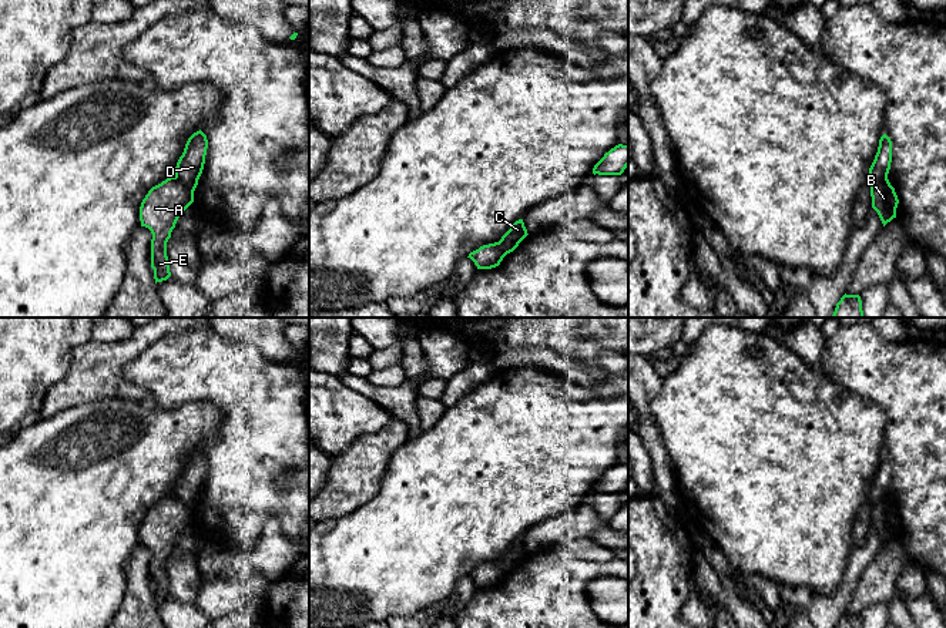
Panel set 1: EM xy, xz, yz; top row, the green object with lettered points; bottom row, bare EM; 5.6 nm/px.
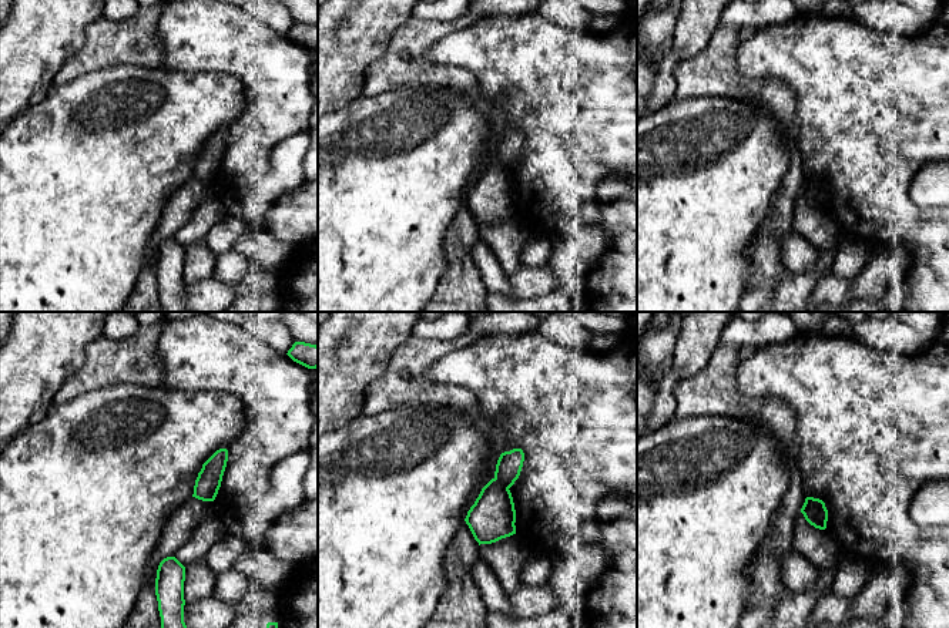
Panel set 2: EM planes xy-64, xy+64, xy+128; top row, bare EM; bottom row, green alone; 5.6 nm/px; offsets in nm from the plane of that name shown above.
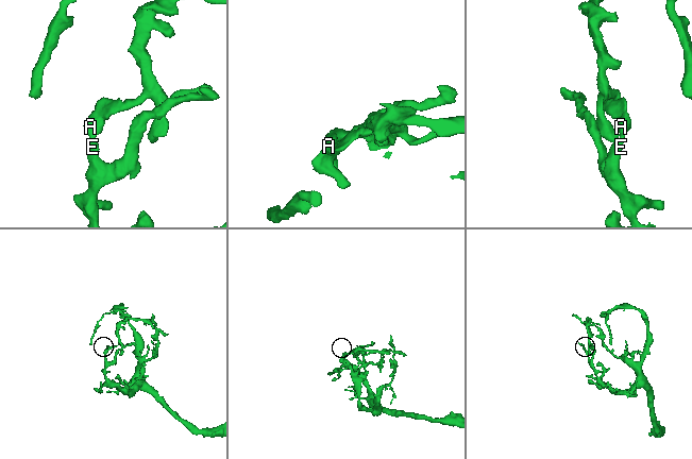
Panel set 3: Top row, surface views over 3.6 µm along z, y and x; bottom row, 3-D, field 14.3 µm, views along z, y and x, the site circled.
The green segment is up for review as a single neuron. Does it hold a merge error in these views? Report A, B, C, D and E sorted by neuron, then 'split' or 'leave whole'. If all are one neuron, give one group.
A B E / C D | split

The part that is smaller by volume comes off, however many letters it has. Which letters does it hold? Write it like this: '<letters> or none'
C, D

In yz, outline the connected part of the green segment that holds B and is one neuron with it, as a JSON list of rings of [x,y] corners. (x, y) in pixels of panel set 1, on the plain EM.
[[[888,497],[870,506],[870,516],[872,527],[878,531],[883,545],[896,537],[899,518]]]

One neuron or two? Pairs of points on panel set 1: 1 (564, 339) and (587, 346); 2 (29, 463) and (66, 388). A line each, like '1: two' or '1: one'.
1: two
2: two

